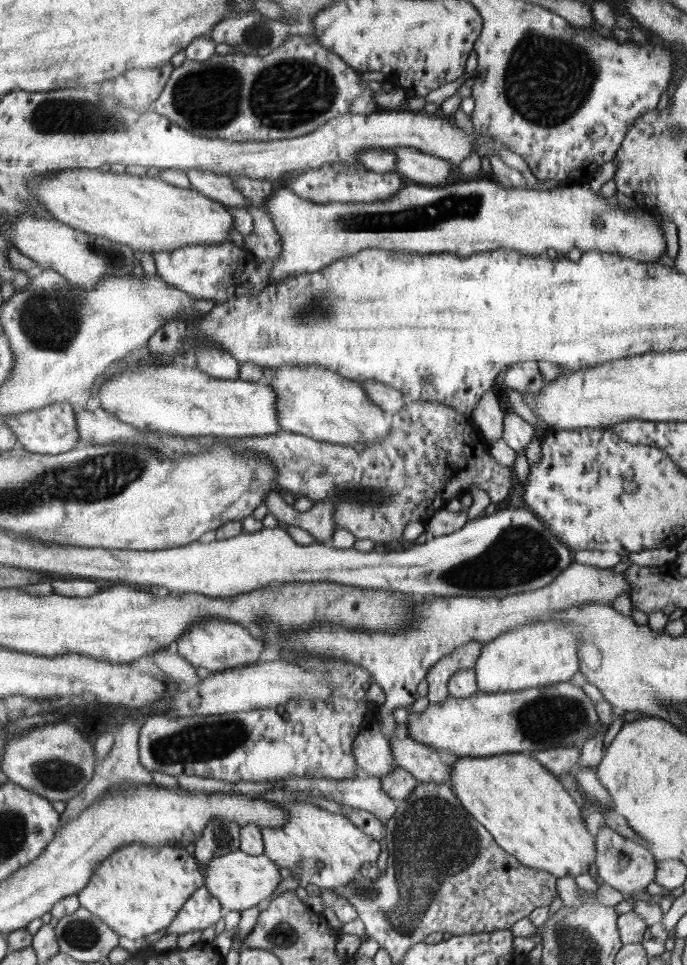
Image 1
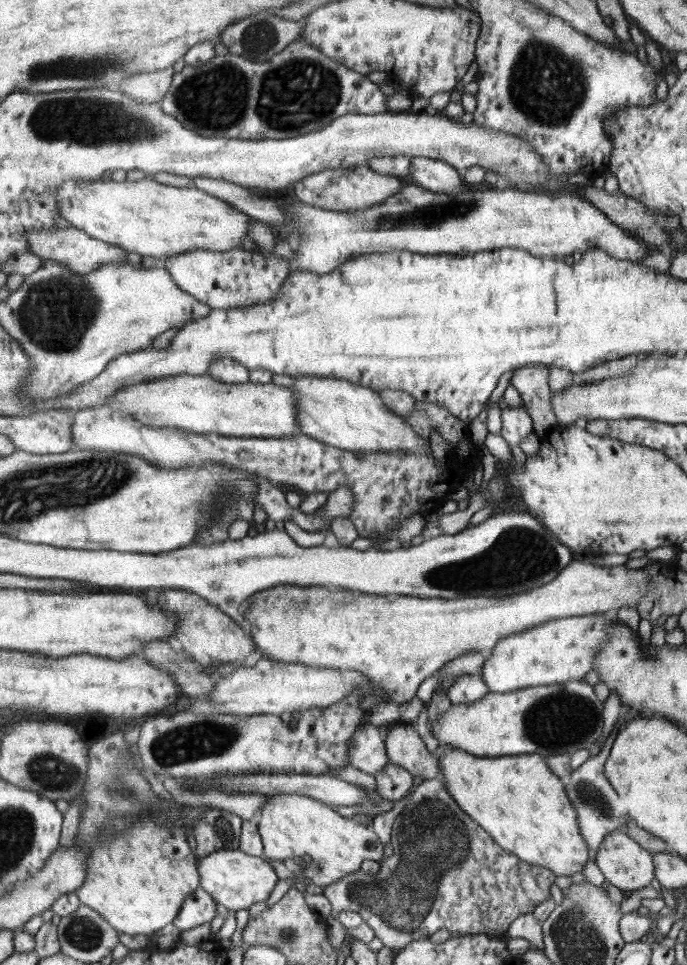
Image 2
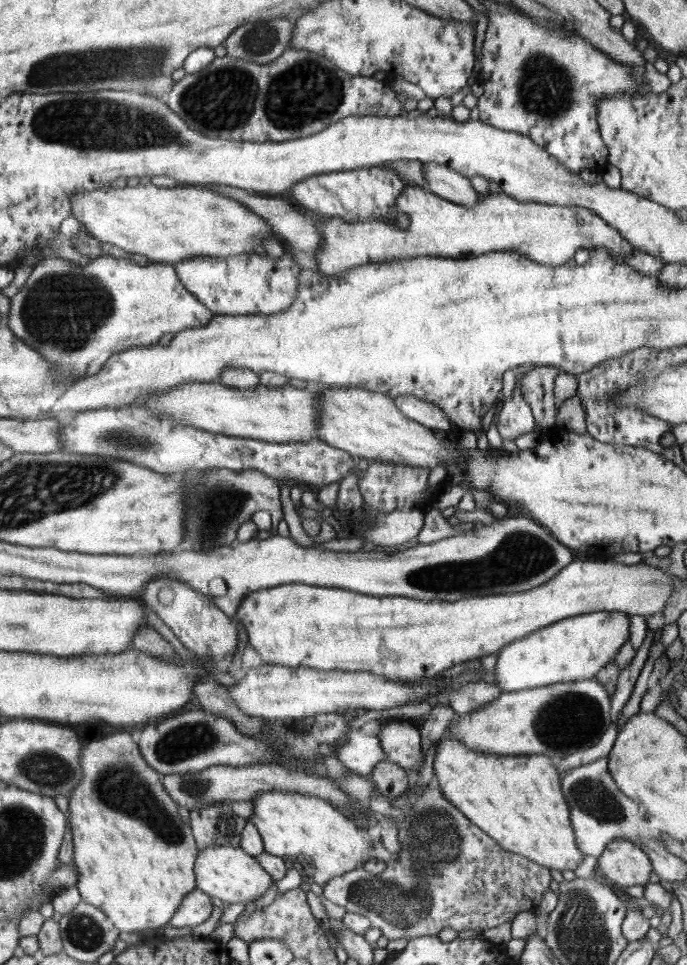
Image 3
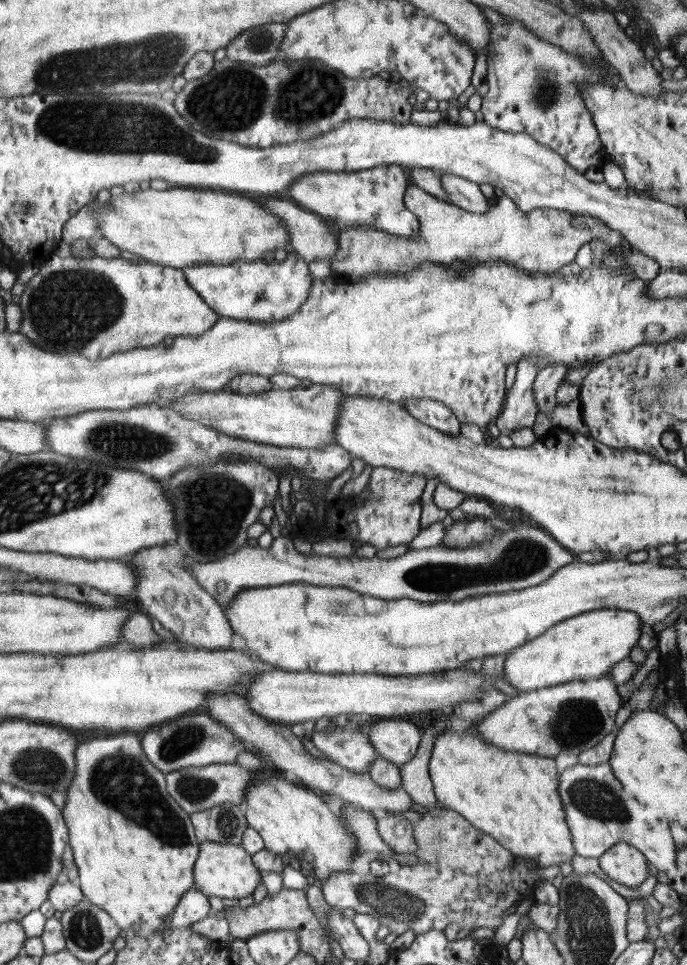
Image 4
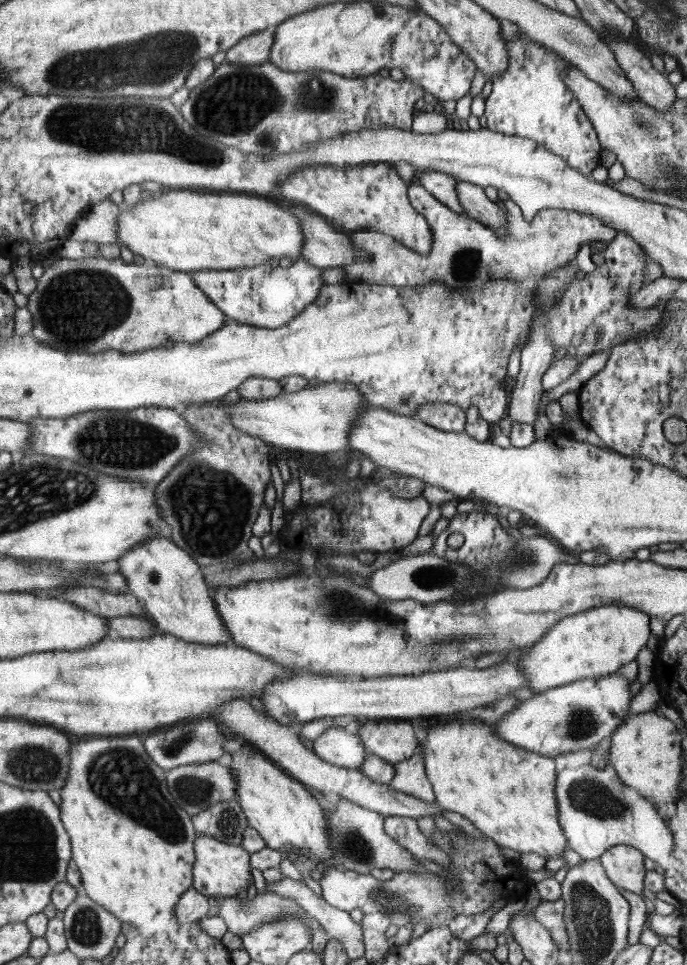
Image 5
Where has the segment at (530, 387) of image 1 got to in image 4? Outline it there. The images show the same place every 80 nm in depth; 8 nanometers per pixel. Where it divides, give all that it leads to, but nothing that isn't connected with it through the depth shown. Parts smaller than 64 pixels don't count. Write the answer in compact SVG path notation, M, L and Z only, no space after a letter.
M562 362L548 365L546 368L538 371L534 387L532 387L537 402L536 406L538 406L538 414L542 413L547 418L551 418L552 410L559 405L555 394L562 380L568 376L569 371L568 366L562 364Z

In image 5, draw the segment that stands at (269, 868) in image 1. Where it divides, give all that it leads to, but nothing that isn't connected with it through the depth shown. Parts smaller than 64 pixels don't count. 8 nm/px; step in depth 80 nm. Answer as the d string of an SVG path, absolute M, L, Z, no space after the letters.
M200 834L196 842L193 889L210 897L236 897L240 888L250 884L250 854L241 845L228 845L210 835Z

